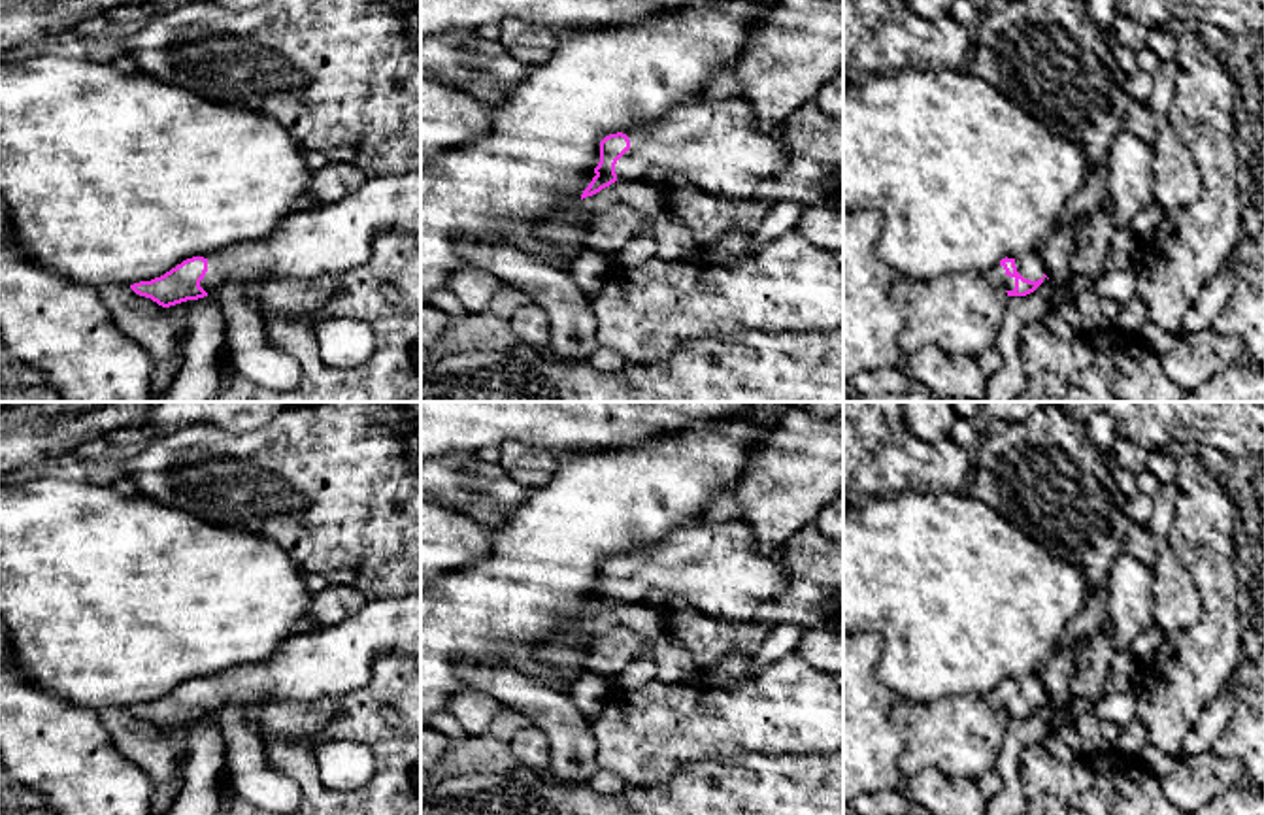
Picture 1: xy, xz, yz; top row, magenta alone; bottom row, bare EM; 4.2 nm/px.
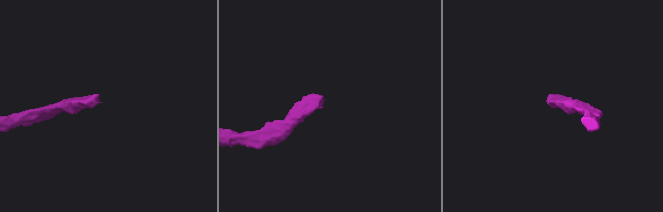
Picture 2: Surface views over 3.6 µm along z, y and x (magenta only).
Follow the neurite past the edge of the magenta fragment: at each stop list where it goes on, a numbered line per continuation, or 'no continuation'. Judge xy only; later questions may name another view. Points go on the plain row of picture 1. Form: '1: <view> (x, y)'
1: xy (336, 659)

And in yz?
1: yz (1029, 687)

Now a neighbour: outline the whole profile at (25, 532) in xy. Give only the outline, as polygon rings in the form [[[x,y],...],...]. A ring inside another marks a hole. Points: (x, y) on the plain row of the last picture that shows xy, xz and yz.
[[[38,477],[26,485],[6,485],[0,481],[0,623],[6,628],[6,657],[21,674],[38,687],[60,696],[77,707],[130,709],[164,698],[192,679],[209,681],[241,664],[266,660],[279,645],[296,632],[313,594],[308,590],[306,574],[272,540],[243,528],[206,523],[191,513],[164,506],[141,492],[121,494],[98,477],[66,481],[58,477]]]

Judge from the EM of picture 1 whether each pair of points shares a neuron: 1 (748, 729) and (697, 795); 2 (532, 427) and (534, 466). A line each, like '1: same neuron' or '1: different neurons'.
1: different neurons
2: different neurons

